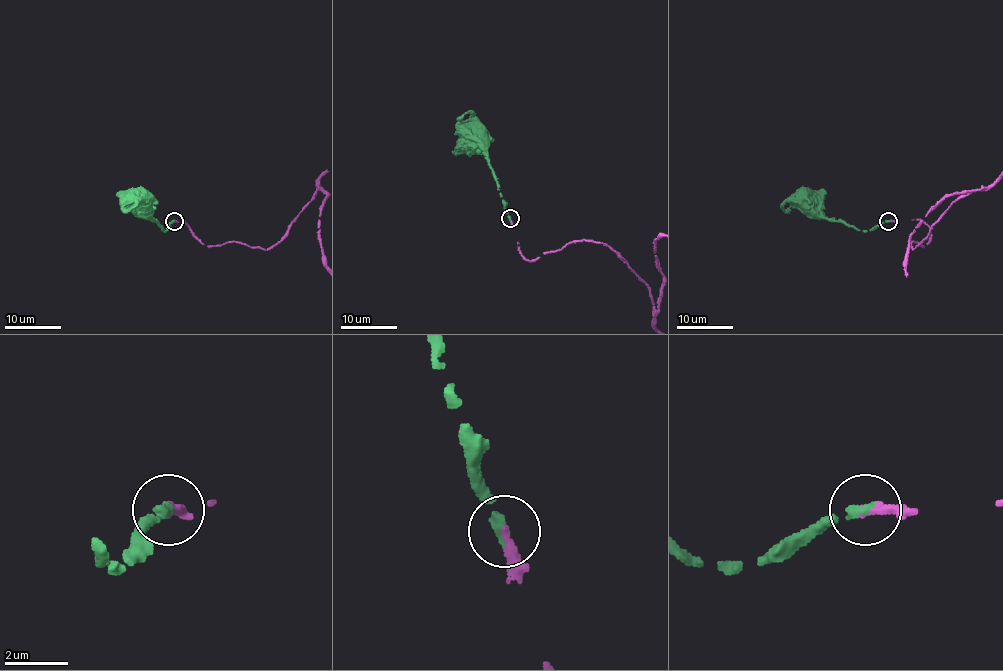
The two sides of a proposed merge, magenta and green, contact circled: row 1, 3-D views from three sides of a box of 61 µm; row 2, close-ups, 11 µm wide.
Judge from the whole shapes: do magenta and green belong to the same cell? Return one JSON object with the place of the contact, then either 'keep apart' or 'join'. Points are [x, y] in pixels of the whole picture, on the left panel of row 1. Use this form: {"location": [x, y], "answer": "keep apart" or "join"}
{"location": [174, 221], "answer": "join"}

